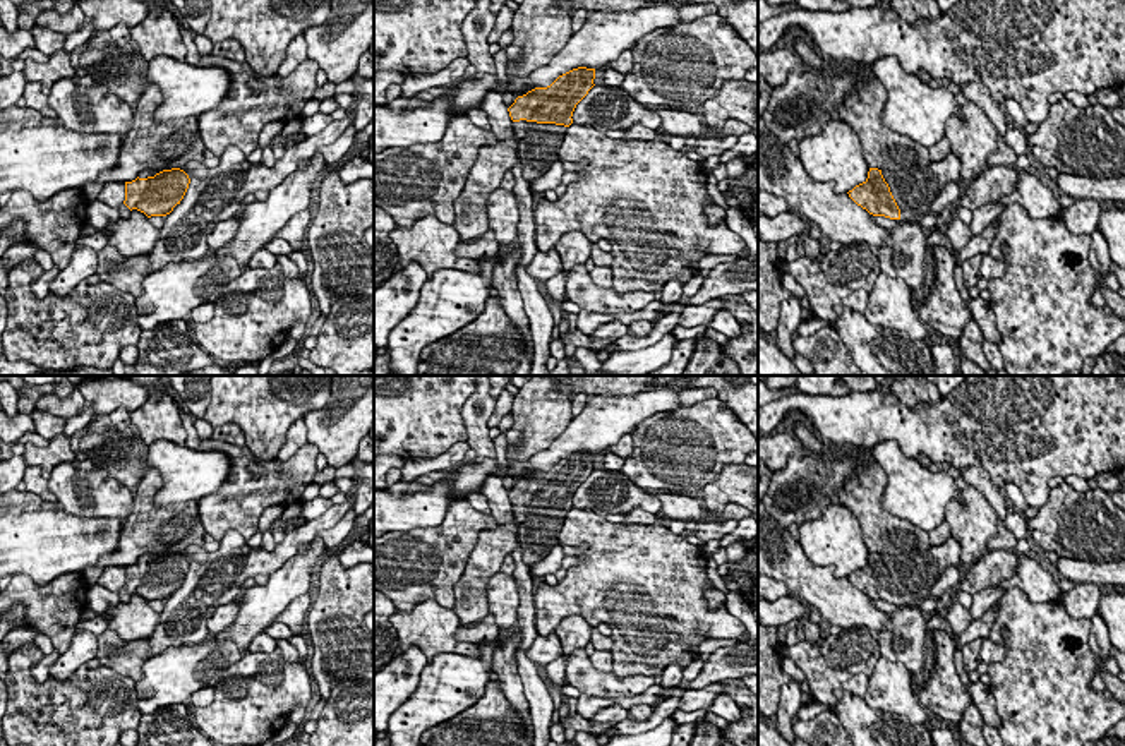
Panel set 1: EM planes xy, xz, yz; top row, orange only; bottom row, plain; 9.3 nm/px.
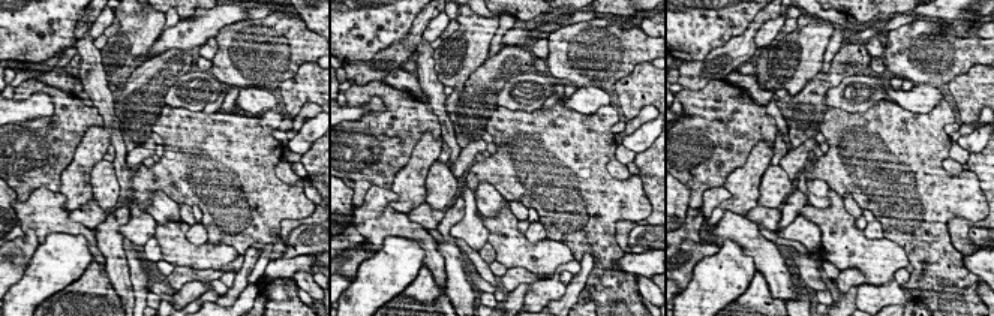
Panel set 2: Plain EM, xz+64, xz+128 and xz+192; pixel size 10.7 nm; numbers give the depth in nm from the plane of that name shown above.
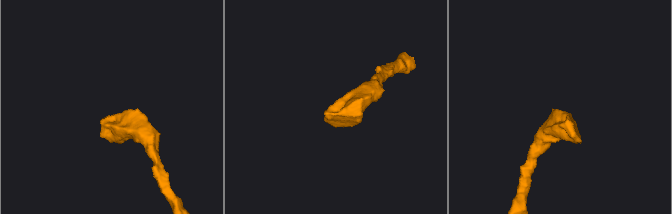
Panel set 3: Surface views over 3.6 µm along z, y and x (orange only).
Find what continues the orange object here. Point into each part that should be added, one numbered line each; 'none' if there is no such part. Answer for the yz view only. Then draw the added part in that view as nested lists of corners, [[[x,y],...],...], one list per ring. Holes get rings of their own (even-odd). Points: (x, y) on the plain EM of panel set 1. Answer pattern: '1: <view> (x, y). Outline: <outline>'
1: yz (914, 573). Outline: [[[952,535],[942,545],[909,554],[881,554],[885,566],[907,604],[931,599],[931,588],[948,566],[959,566],[960,542]]]

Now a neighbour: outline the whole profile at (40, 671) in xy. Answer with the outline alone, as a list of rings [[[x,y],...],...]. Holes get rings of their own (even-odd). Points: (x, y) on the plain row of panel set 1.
[[[53,652],[50,655],[45,655],[34,667],[33,667],[33,677],[36,683],[45,683],[50,676],[50,667],[58,660],[62,653]]]

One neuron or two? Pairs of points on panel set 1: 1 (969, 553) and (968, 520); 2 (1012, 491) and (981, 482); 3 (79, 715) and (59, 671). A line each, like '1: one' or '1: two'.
1: one
2: two
3: two

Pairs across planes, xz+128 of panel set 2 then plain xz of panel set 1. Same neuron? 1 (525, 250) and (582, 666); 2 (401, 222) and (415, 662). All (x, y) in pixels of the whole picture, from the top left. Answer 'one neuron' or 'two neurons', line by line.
1: one neuron
2: two neurons

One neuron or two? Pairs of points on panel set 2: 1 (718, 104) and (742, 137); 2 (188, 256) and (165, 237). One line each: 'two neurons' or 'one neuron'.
1: one neuron
2: one neuron

